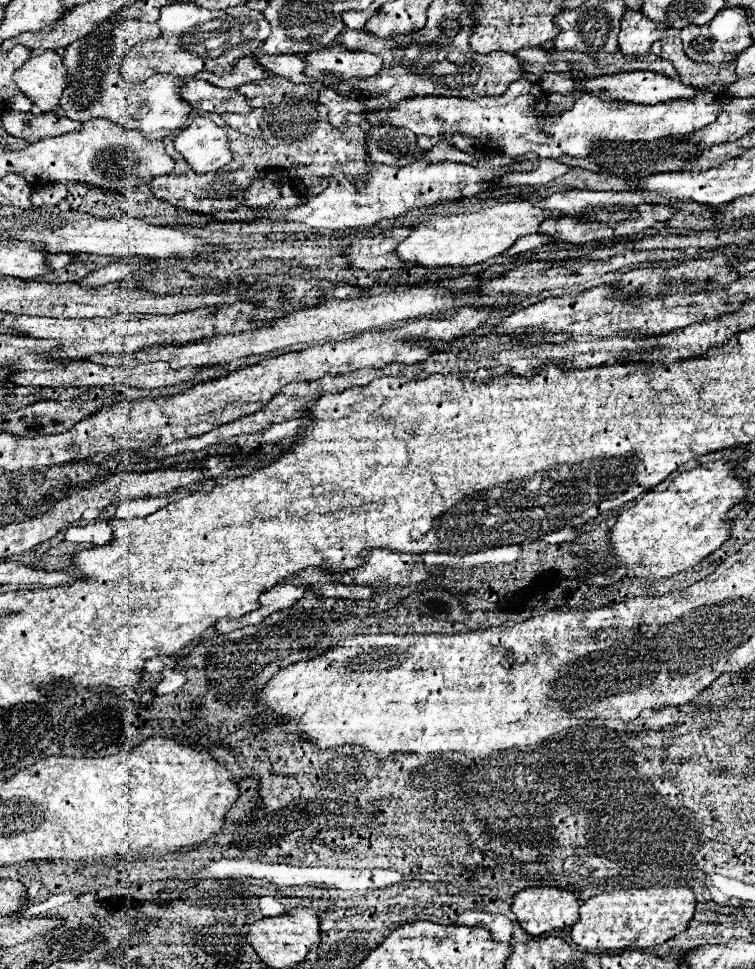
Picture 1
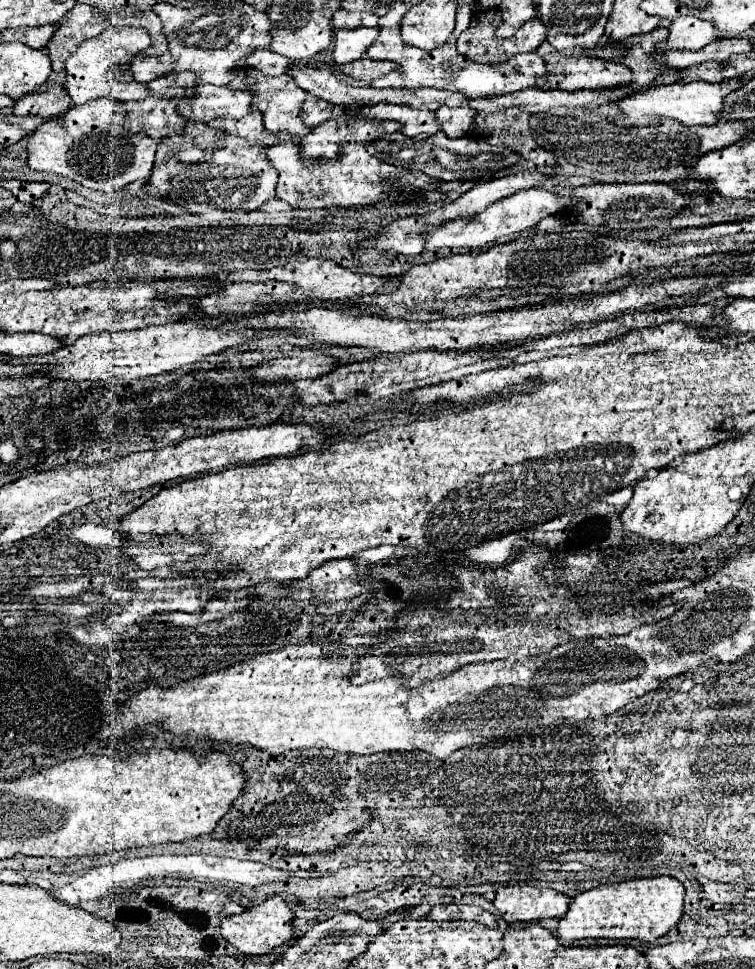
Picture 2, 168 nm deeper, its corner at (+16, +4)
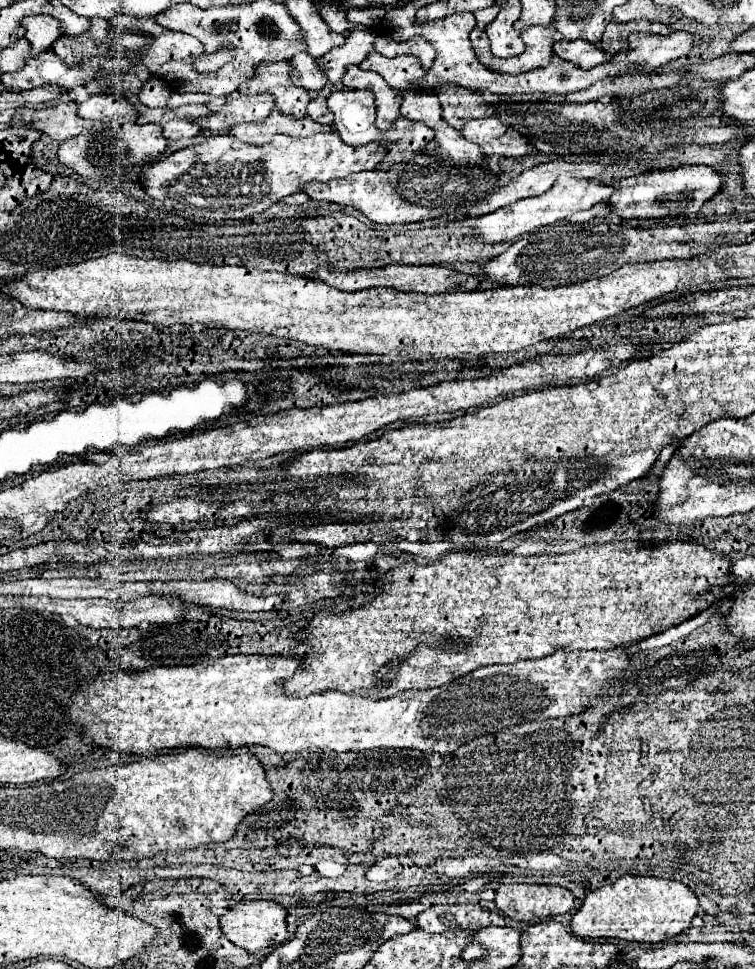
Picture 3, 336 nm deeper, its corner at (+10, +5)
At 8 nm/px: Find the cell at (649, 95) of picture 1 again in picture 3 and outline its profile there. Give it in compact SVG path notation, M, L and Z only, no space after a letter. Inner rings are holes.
M558 40L558 42L554 42L554 54L562 60L574 62L582 70L590 70L590 68L610 60L610 54L606 54L604 50L596 48L594 44L590 44L586 40L574 40L574 42Z

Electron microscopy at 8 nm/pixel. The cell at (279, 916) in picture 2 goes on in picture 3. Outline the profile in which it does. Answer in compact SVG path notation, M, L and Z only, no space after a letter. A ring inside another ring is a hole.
M250 900L250 902L238 902L228 910L226 916L220 918L220 928L224 936L234 942L236 946L244 948L246 952L258 952L264 948L274 948L278 944L284 944L288 940L288 928L286 928L286 916L288 910L272 900Z

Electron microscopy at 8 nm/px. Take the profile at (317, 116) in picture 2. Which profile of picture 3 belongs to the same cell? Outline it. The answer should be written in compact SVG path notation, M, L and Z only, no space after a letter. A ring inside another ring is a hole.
M318 94L316 98L310 100L308 104L308 116L318 122L318 124L332 124L334 122L334 114L330 114L328 106L326 106L326 98L322 94Z

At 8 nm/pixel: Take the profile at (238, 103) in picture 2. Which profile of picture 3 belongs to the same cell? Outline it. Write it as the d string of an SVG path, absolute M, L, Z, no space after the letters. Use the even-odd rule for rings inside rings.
M234 94L222 106L220 112L198 118L196 124L208 130L224 130L236 122L262 122L274 110L274 96L272 94L256 94L256 96L242 96Z

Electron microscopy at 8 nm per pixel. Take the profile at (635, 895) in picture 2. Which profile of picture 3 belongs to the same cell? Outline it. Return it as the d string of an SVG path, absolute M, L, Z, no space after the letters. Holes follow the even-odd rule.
M620 876L616 882L606 884L590 892L578 912L570 920L572 934L578 938L618 938L628 942L666 942L672 936L684 932L690 926L690 920L698 912L696 894L682 884L680 880L656 878L656 876Z

